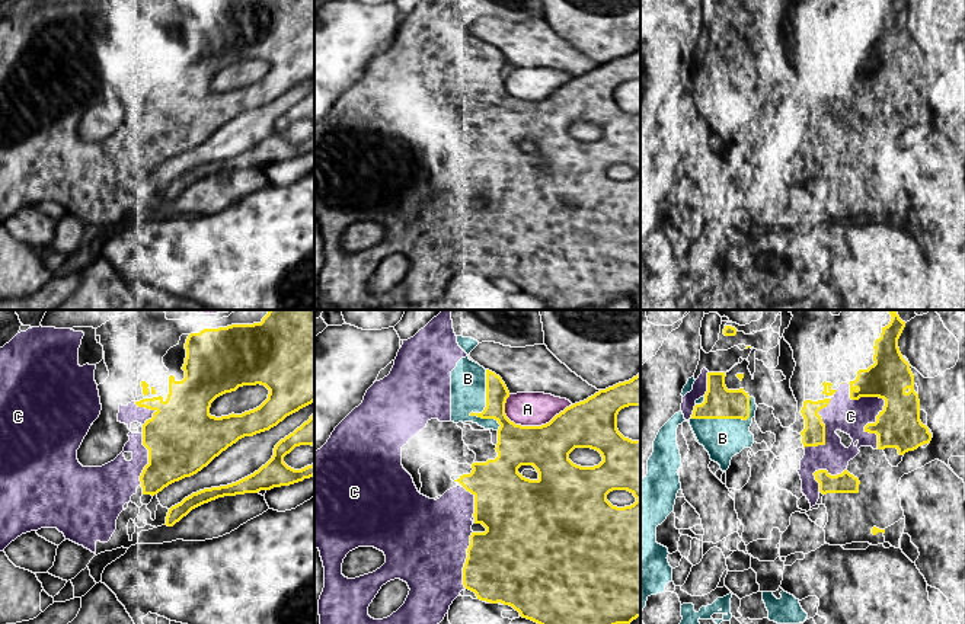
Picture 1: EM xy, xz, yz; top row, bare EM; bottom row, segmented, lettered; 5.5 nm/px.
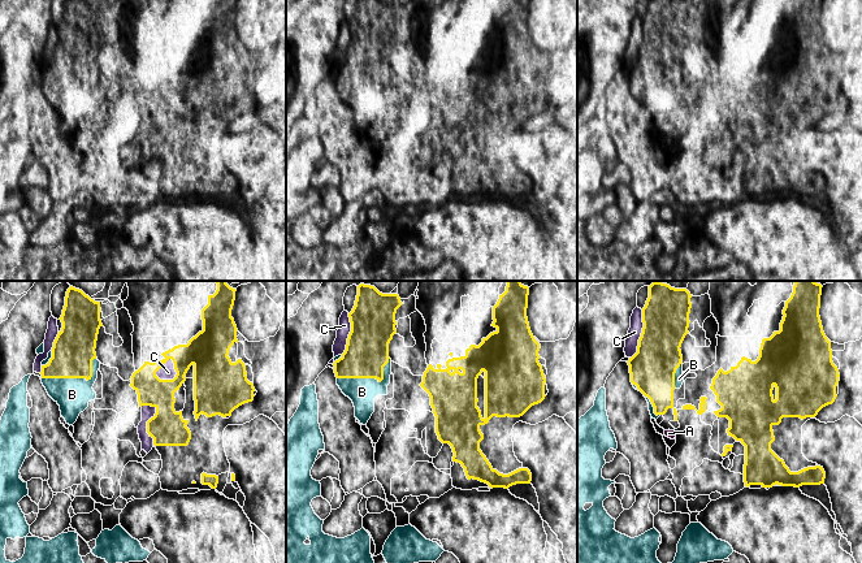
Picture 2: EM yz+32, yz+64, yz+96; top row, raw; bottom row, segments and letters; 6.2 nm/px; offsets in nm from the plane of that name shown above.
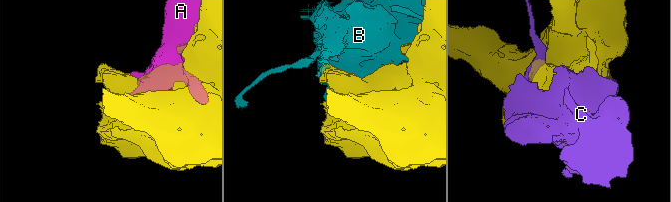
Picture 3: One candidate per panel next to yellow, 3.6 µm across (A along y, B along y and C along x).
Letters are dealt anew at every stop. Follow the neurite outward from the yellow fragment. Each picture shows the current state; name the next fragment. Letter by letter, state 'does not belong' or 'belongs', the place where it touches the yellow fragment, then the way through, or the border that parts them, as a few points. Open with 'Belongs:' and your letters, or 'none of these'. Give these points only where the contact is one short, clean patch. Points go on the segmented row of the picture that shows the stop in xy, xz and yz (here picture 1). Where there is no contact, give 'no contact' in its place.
Belongs: C
A: does not belong | xz (537, 426)
B: does not belong | xz (485, 408)
C: belongs | yz (884, 406)

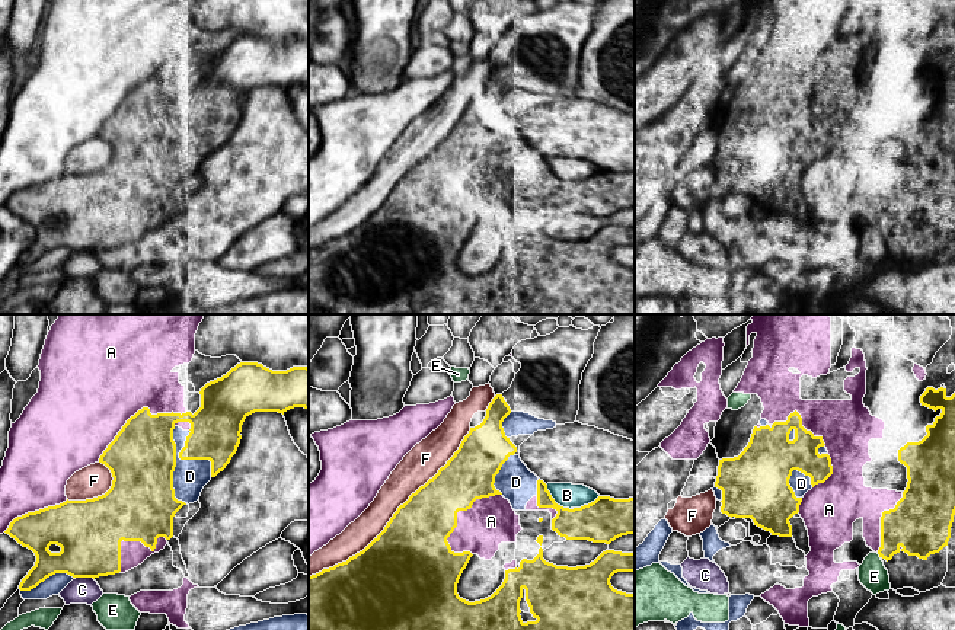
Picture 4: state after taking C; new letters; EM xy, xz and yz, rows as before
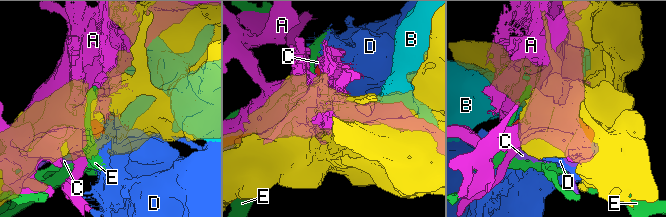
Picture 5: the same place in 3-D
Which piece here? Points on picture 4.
Belongs: none of these
A: does not belong | xz (460, 509)
B: does not belong | xz (553, 501)
C: does not belong | xy (85, 576)
D: does not belong | xy (175, 466)
E: does not belong | yz (880, 556)
F: does not belong | xz (393, 514)

